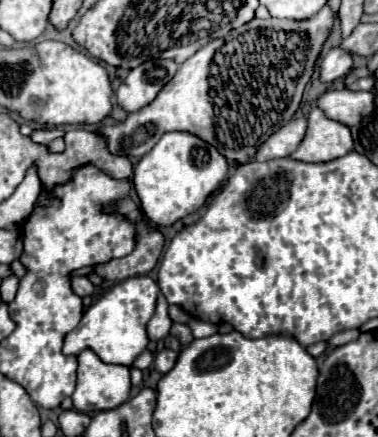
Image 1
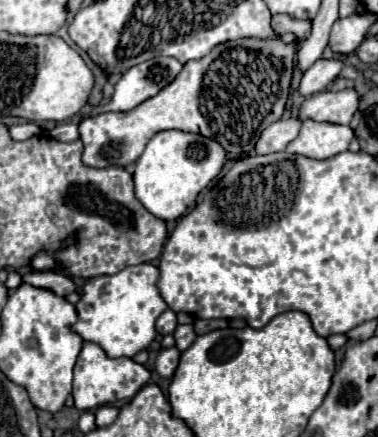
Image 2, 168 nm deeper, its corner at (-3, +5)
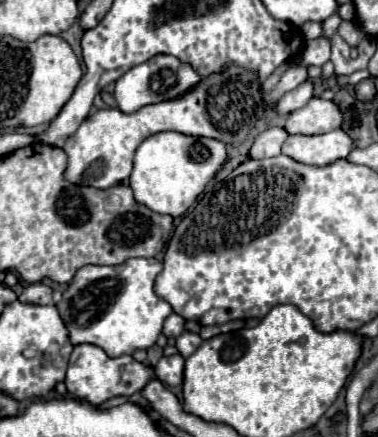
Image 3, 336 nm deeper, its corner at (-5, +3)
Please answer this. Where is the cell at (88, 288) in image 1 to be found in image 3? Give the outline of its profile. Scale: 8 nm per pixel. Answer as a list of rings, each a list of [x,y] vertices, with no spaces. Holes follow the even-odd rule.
[[[28,284],[18,296],[18,300],[26,304],[38,304],[38,306],[52,304],[52,288],[46,284]]]

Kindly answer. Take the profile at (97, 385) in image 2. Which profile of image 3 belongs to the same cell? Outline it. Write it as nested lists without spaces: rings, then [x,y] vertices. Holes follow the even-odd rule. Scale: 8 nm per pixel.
[[[78,344],[74,346],[66,372],[66,388],[76,398],[86,398],[90,404],[98,406],[114,396],[132,396],[142,390],[142,386],[154,378],[154,370],[142,362],[136,362],[132,356],[124,354],[118,358],[106,356],[106,352],[94,344]]]

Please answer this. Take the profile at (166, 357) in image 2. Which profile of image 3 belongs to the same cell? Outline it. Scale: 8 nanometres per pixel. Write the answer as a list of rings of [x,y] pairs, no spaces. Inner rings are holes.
[[[180,354],[162,356],[160,362],[154,366],[154,372],[166,386],[180,386],[184,378],[184,358]]]

